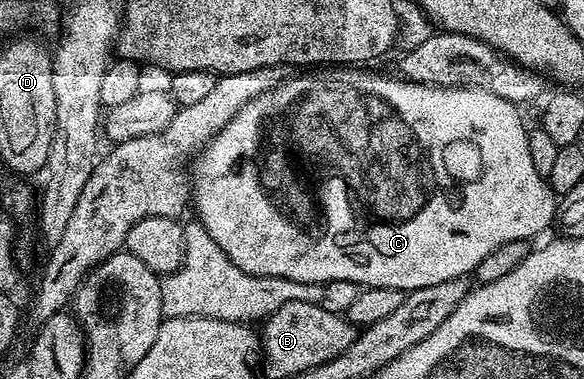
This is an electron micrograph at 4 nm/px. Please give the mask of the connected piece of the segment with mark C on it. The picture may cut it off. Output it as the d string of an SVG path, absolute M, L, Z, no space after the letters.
M360 65L326 66L294 74L297 74L294 78L292 76L286 77L278 82L277 85L272 86L267 92L263 92L259 96L255 96L247 104L243 104L243 108L239 108L237 115L201 149L197 157L192 159L191 162L191 206L194 211L197 209L196 217L203 228L210 233L211 239L215 240L215 244L239 268L247 271L247 273L254 274L257 277L286 277L287 280L291 281L318 284L324 284L331 280L351 280L365 288L378 286L379 288L395 288L402 292L408 292L419 288L427 288L431 284L446 282L452 278L463 278L472 275L476 271L477 265L483 260L487 260L487 256L491 256L491 252L495 248L499 248L503 244L511 244L511 240L536 239L536 234L543 233L552 222L554 225L555 215L559 210L558 199L549 187L546 175L540 174L535 169L535 160L531 160L529 130L527 125L525 126L524 120L521 119L520 112L517 111L520 109L514 103L503 100L503 96L495 96L491 92L480 90L474 86L424 86L422 82L411 82L400 76L392 78L389 74L376 74L373 68L362 68Z

